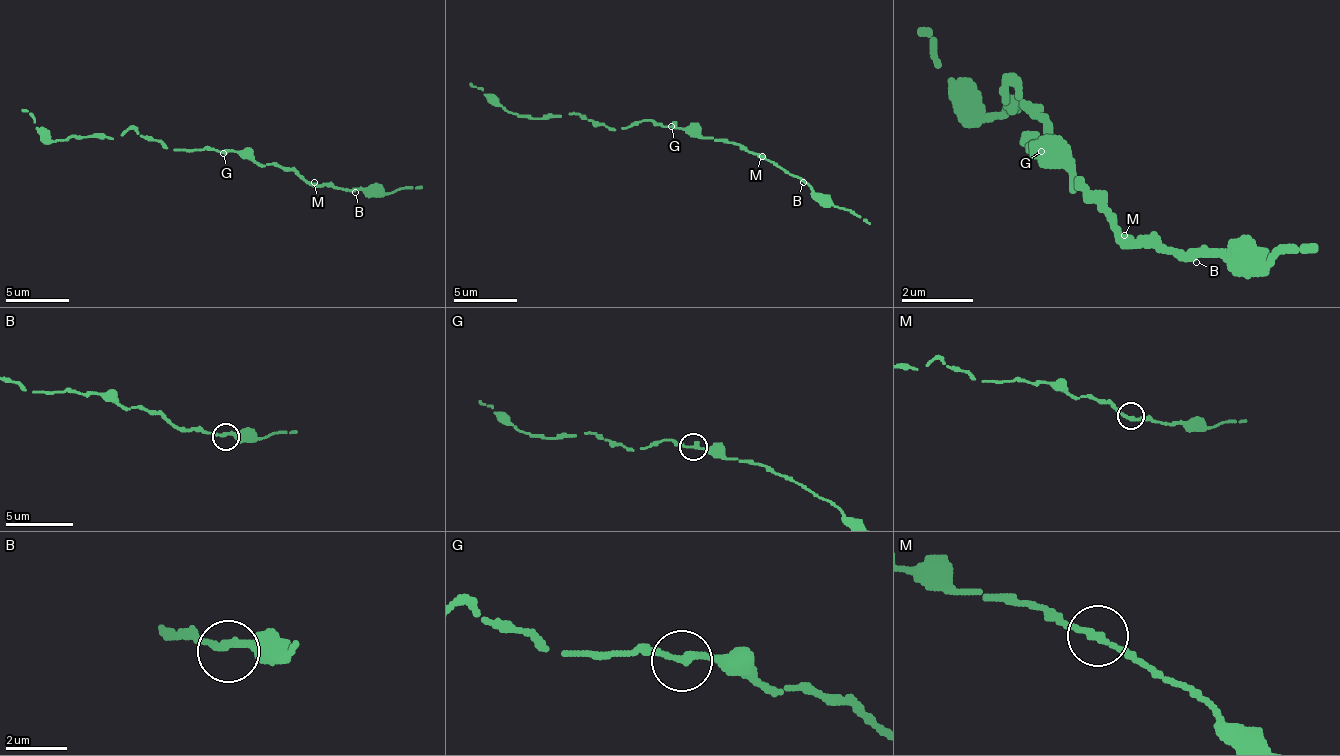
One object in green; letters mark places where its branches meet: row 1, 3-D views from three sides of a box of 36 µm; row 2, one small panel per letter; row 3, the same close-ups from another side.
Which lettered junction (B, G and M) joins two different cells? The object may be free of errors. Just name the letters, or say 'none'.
none

